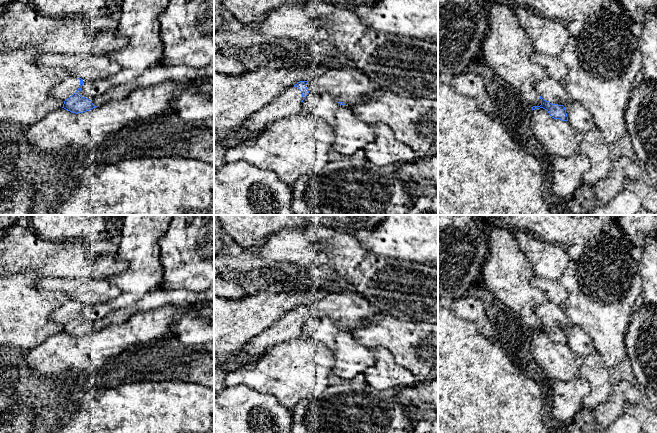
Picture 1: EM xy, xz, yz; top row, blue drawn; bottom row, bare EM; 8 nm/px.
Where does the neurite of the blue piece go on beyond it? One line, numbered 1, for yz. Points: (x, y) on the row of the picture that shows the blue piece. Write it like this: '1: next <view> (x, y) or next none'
1: next yz (551, 90)

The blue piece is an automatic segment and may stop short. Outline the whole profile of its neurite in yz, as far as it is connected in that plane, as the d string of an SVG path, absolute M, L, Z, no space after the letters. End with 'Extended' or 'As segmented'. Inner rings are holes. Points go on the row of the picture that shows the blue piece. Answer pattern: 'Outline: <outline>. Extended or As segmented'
Outline: M547 76L536 83L535 89L540 95L541 105L531 107L532 110L543 108L552 118L568 121L564 105L571 103L572 99L565 92L560 81Z. Extended

